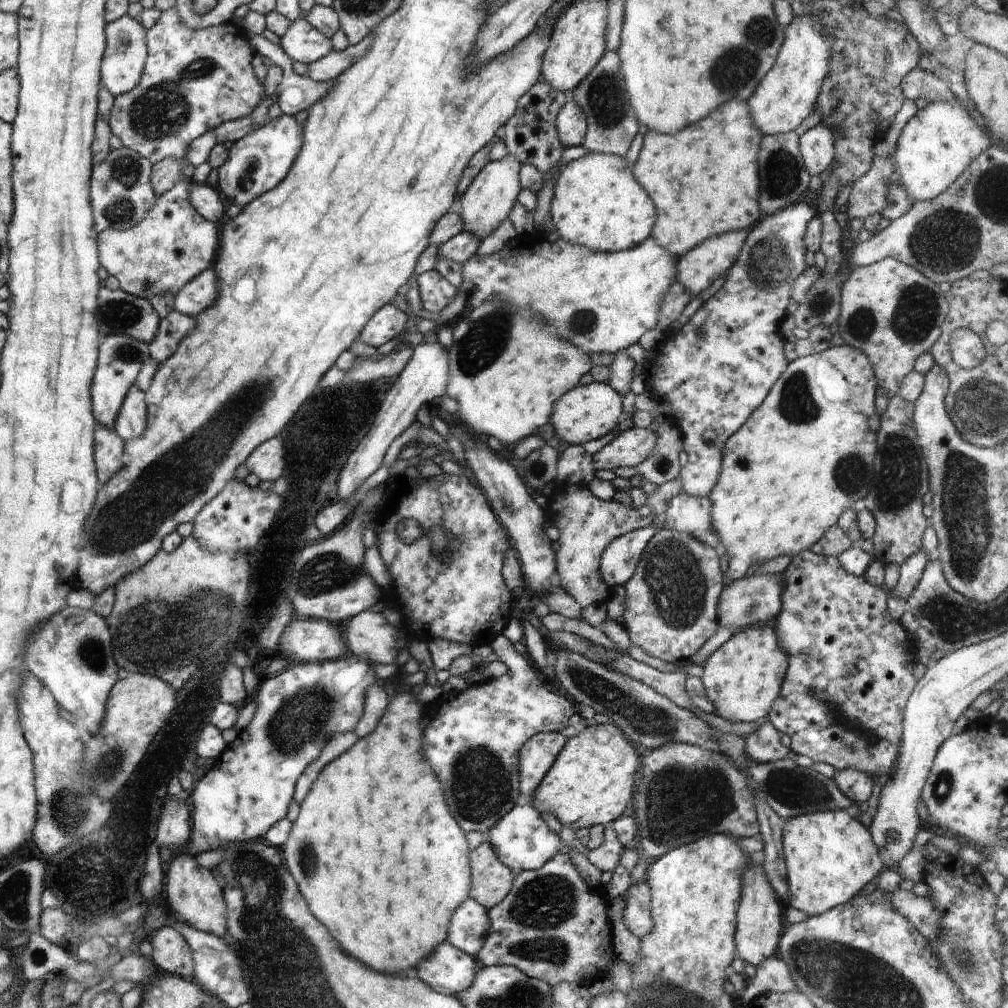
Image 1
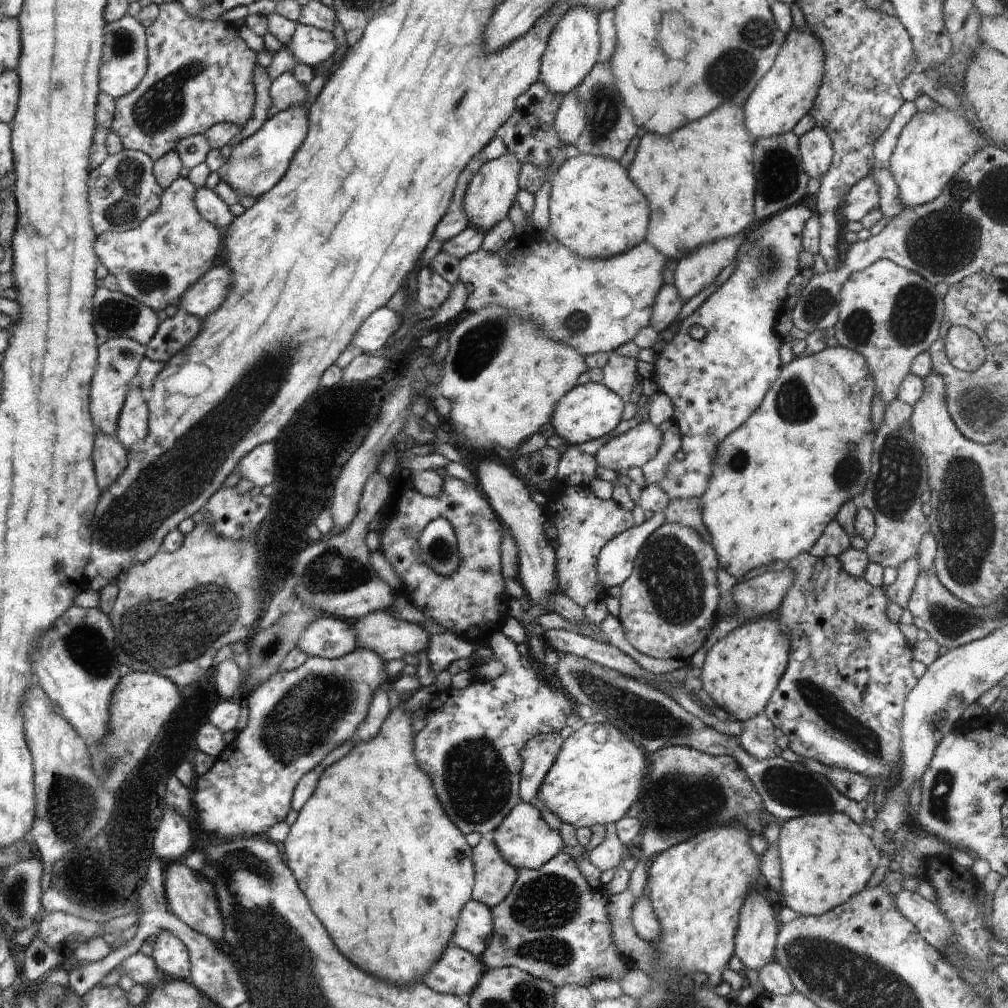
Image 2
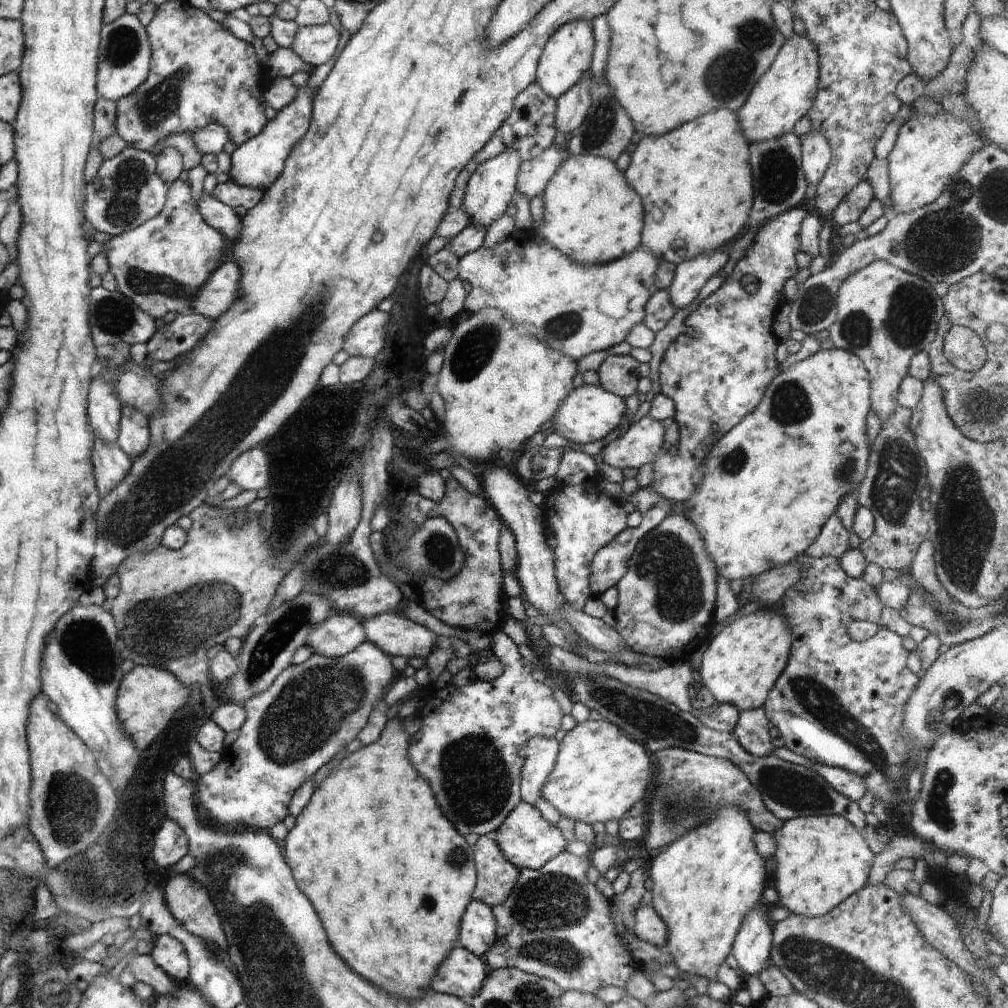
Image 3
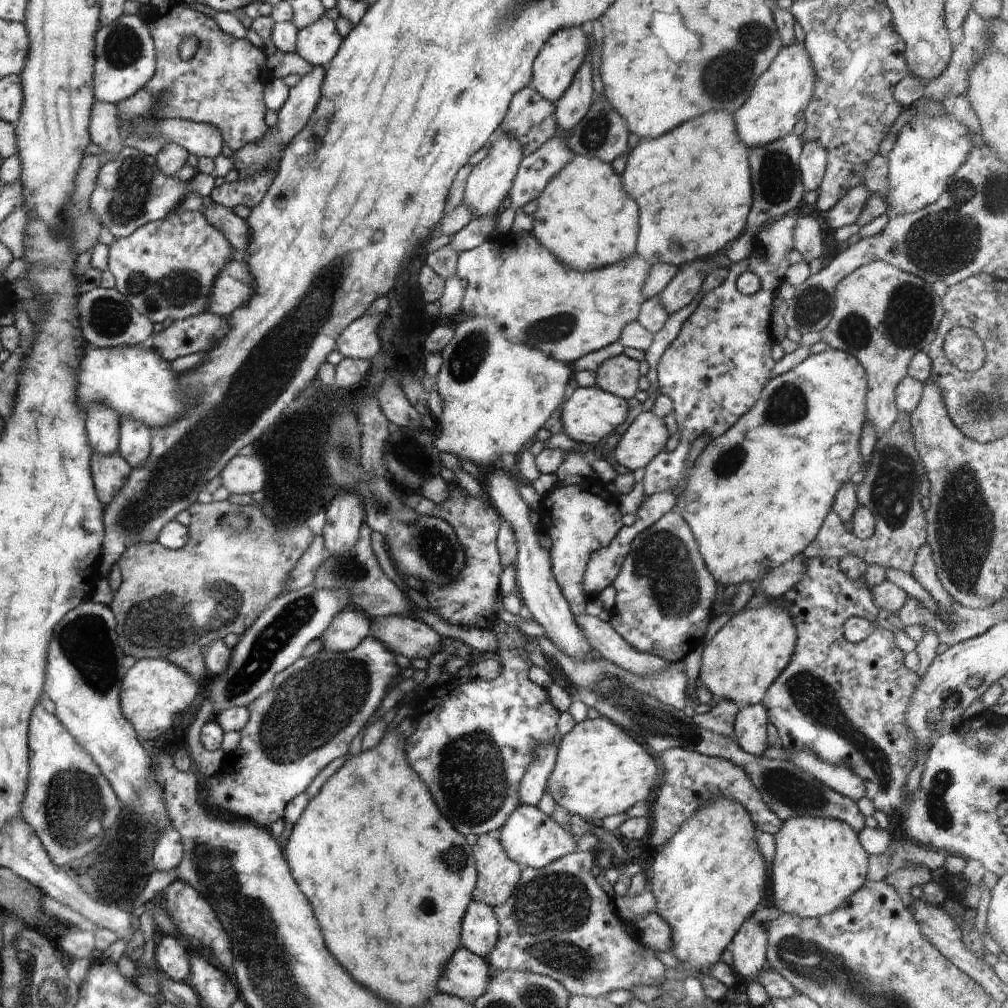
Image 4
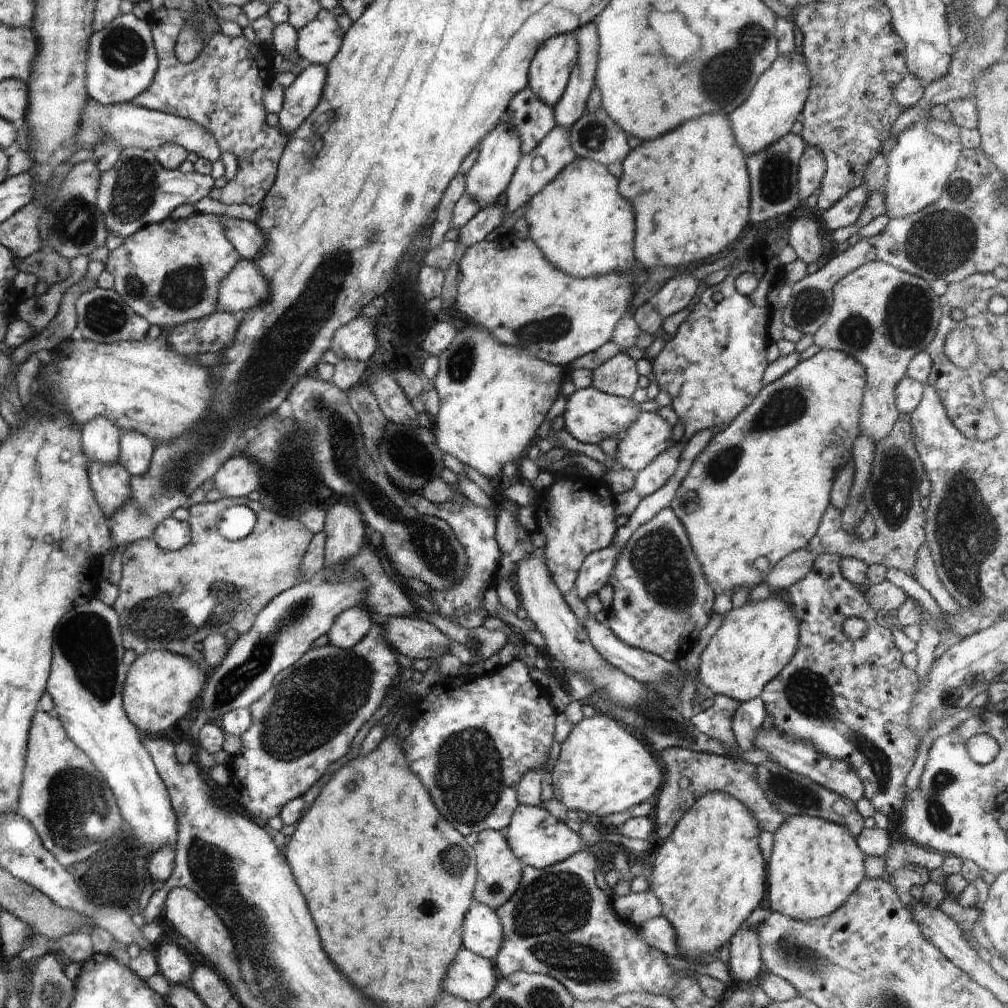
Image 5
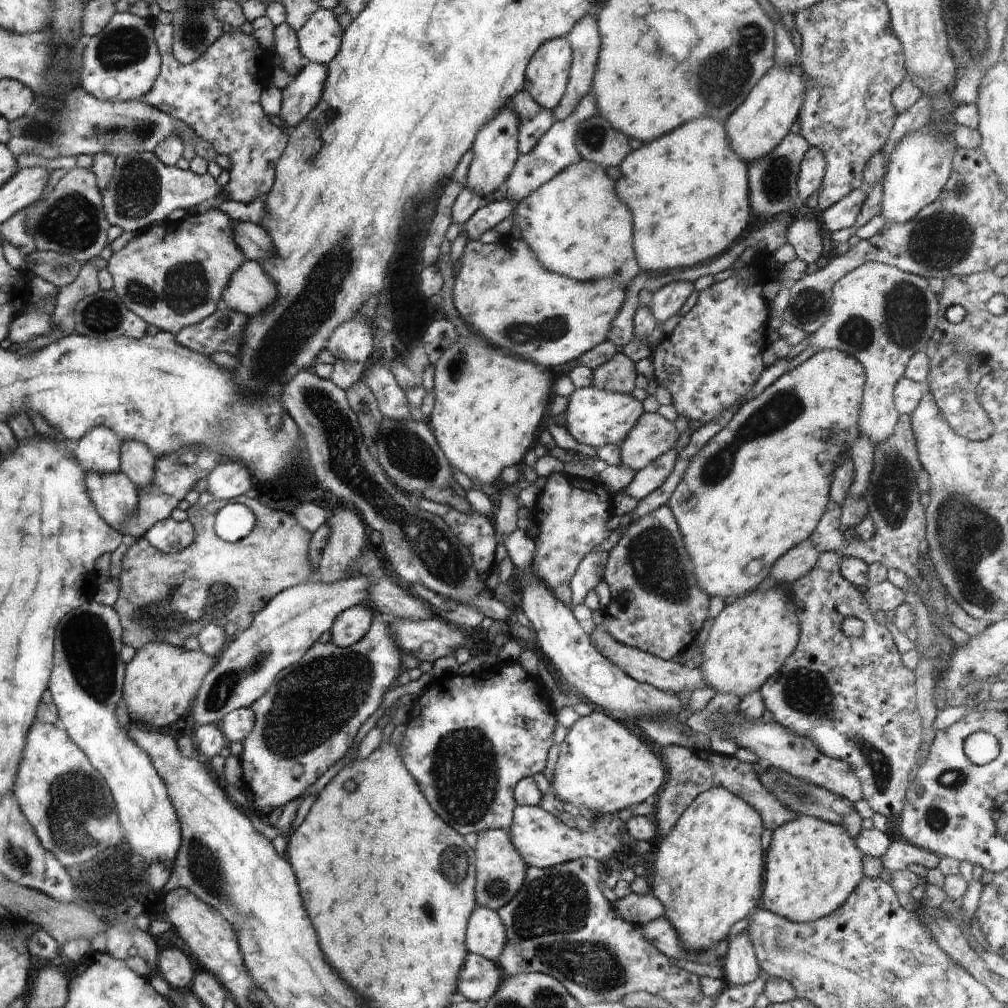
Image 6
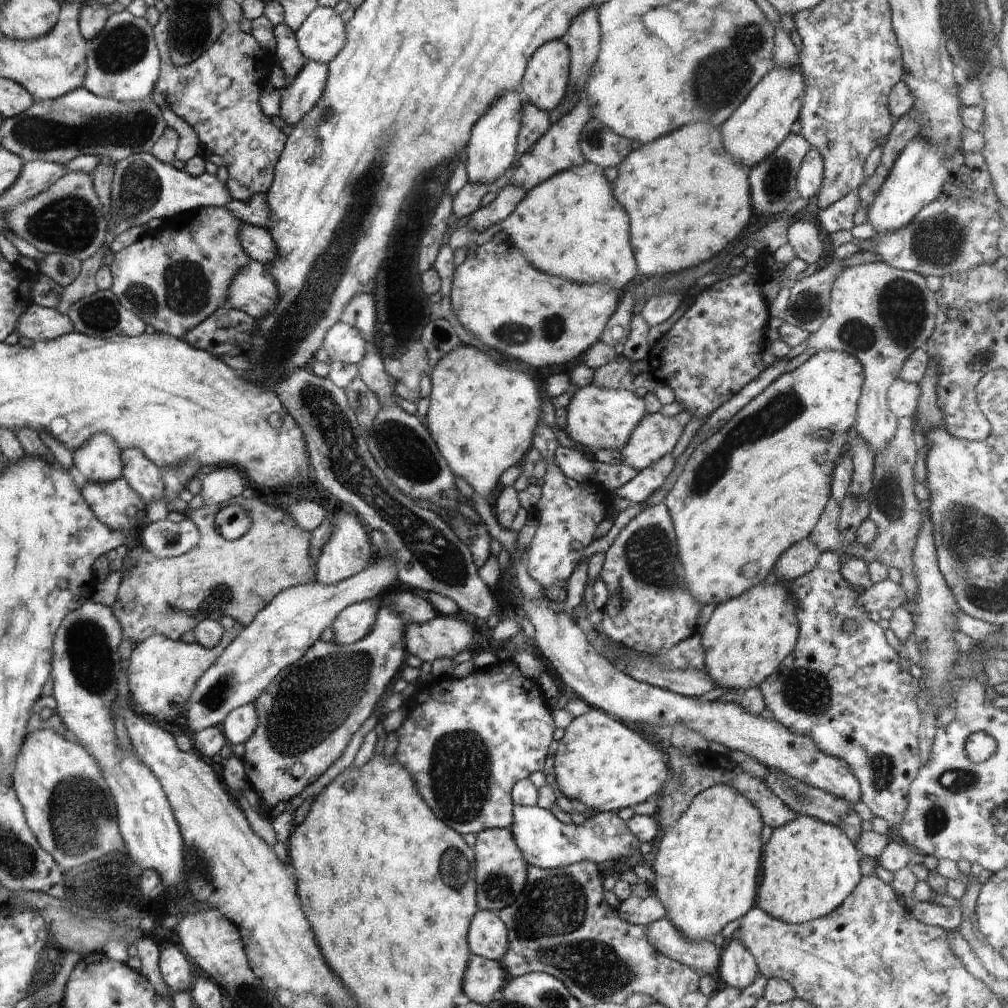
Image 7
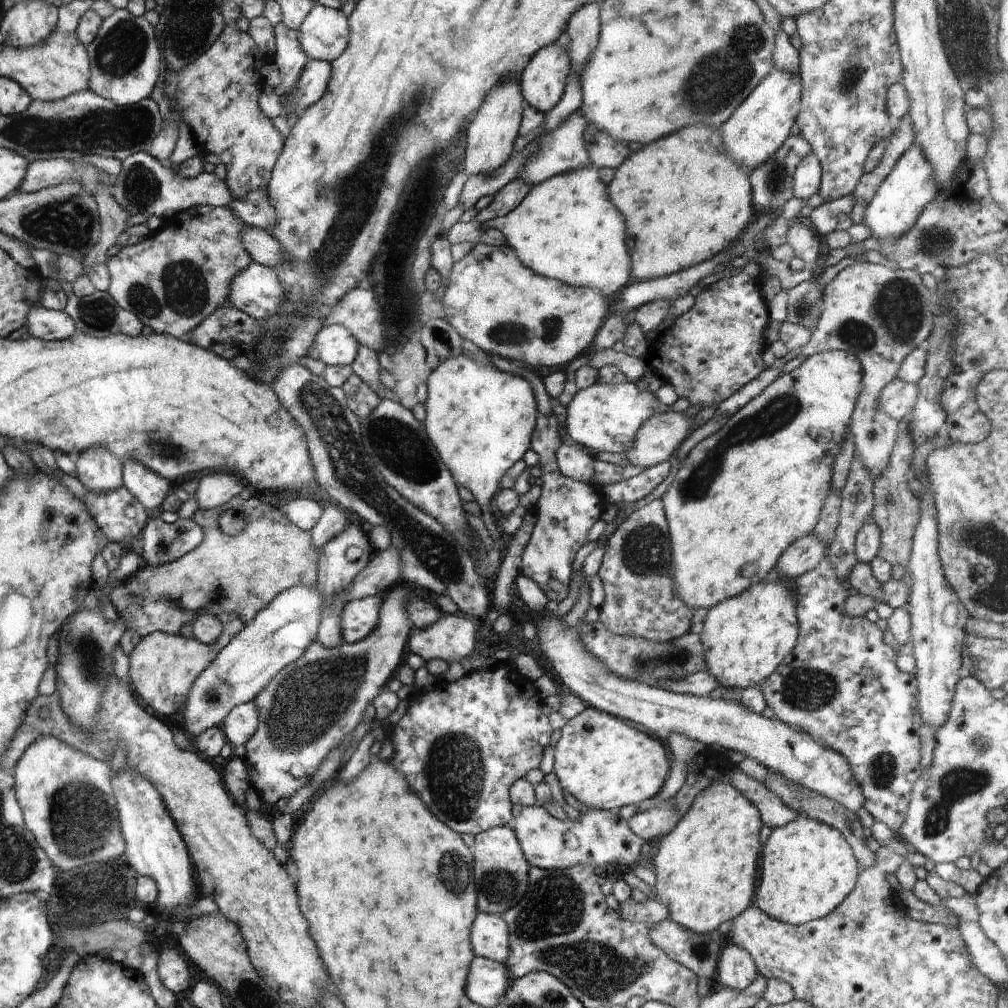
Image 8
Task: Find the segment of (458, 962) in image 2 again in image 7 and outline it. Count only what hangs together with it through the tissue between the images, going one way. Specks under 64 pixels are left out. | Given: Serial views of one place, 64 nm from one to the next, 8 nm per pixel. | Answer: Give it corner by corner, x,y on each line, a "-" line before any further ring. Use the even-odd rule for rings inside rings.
471,955
462,980
462,992
472,1002
488,1007
496,992
504,988
508,979
500,962

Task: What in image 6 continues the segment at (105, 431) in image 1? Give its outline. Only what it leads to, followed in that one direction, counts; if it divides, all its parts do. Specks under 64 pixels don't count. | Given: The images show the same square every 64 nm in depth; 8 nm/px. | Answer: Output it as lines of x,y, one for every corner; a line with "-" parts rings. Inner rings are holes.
122,470
114,474
88,472
86,482
96,510
104,522
118,531
126,516
130,516
138,506
138,487

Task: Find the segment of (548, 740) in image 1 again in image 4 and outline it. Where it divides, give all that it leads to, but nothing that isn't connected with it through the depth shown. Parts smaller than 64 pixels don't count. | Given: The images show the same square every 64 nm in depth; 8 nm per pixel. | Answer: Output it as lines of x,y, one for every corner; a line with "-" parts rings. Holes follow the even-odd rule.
554,742
542,744
534,750
534,760
526,768
519,784
521,804
537,806
547,789
547,780
555,767
558,748

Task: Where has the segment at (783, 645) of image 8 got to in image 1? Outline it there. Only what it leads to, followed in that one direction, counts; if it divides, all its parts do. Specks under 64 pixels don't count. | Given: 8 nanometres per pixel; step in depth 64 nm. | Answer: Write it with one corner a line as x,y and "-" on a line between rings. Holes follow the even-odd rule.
763,624
735,631
703,665
702,682
715,714
739,723
768,722
770,708
782,690
788,656
780,648
774,627

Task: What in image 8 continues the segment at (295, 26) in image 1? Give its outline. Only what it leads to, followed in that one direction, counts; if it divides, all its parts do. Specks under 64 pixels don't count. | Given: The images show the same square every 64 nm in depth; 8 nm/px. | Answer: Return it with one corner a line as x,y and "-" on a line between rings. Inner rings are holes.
316,4
299,29
302,51
308,59
332,63
348,47
349,25
340,9

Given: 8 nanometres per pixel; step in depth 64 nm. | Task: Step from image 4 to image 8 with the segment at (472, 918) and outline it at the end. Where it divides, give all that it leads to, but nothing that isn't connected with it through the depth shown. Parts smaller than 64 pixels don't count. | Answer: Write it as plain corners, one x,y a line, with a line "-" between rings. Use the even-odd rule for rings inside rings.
480,913
470,932
475,957
485,957
505,965
509,952
509,933
500,915

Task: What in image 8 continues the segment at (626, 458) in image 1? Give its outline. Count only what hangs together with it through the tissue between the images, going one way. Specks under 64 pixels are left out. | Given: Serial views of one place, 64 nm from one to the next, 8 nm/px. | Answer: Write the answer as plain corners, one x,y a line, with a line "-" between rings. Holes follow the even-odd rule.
666,412
655,414
641,427
635,437
635,446
626,454
632,465
643,465
646,468
657,466
668,461
693,430
694,418
678,412

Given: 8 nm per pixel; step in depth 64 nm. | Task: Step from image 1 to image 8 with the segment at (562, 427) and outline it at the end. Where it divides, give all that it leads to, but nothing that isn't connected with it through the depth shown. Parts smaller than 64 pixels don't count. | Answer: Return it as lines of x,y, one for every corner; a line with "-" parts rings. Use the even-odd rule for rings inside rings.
598,381
593,386
578,390
567,406
566,429
570,438
582,447
596,452
626,454
635,446
635,437
641,427
655,414
657,397
638,390
635,383
607,384

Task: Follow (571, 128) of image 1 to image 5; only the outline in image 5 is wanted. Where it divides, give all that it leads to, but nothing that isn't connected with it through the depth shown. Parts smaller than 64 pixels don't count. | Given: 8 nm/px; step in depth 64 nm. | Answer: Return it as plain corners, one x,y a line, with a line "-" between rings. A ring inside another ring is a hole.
589,22
574,31
578,42
578,60
572,68
562,98
553,106
555,121
564,128
582,118
586,112
586,100
594,88
597,69
599,36
595,22

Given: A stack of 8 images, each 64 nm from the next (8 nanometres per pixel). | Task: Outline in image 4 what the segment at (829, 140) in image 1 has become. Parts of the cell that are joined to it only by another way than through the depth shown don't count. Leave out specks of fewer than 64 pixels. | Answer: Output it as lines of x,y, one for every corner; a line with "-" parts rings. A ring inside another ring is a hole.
805,140
799,158
799,169
805,191
818,189
826,170
827,160
826,148
820,142

